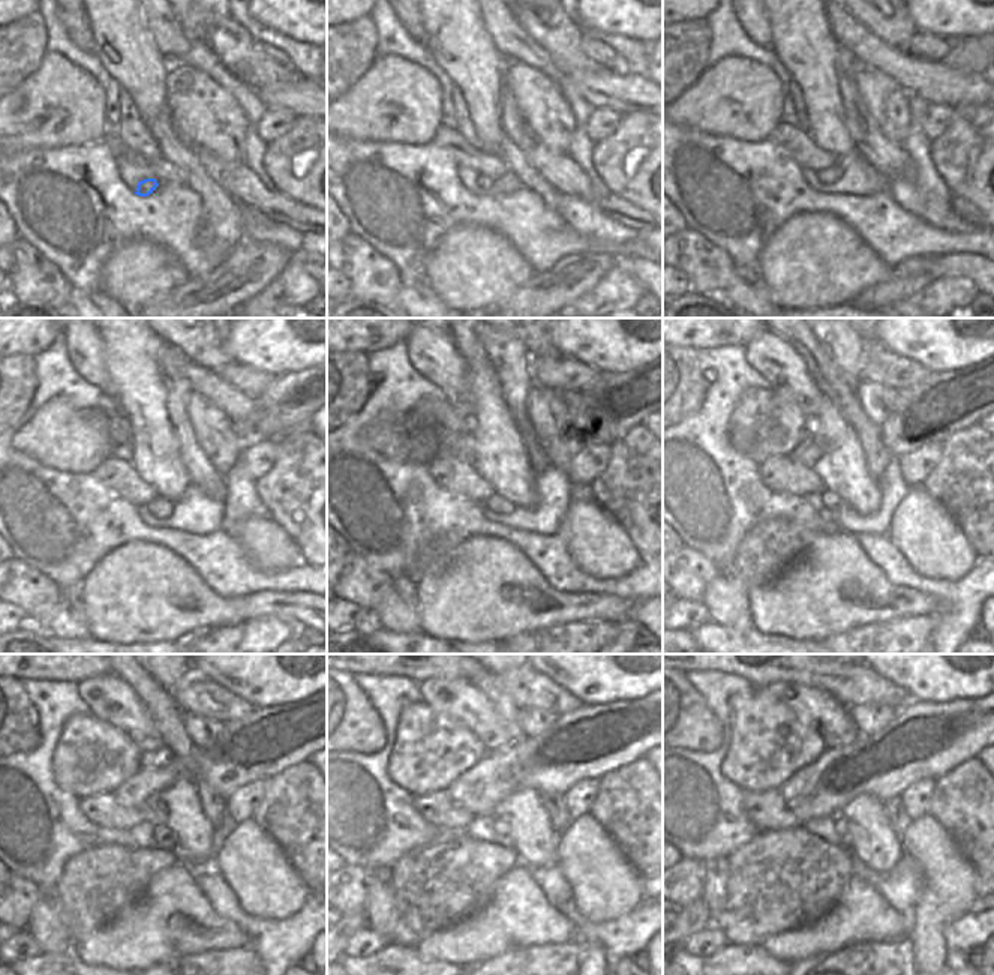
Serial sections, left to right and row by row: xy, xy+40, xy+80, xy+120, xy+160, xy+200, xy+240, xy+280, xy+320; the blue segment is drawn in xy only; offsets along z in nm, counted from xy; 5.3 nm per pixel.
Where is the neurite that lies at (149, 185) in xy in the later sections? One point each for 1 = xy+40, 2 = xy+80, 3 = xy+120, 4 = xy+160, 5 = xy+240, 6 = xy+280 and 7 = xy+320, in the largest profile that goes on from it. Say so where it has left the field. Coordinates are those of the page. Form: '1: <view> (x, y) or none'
1: xy+40 (483, 182)
2: xy+80 (831, 174)
3: xy+120 (161, 507)
4: xy+160 (495, 503)
5: xy+240 (164, 839)
6: xy+280 (502, 836)
7: xy+320 (840, 824)

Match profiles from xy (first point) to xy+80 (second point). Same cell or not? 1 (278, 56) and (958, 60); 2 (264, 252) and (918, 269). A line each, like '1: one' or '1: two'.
1: two
2: one

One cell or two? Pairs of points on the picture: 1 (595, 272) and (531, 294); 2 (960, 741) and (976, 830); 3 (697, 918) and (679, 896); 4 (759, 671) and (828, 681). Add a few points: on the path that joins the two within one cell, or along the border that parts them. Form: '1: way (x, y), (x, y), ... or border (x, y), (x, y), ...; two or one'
1: way (579, 273), (547, 294); one
2: border (976, 756), (955, 765), (936, 779); two
3: border (700, 897), (681, 908); two
4: way (775, 671), (811, 671); one

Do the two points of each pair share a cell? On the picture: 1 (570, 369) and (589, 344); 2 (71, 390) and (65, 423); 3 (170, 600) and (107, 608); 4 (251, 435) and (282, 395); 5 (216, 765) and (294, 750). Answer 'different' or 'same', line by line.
1: different
2: different
3: same
4: same
5: same

